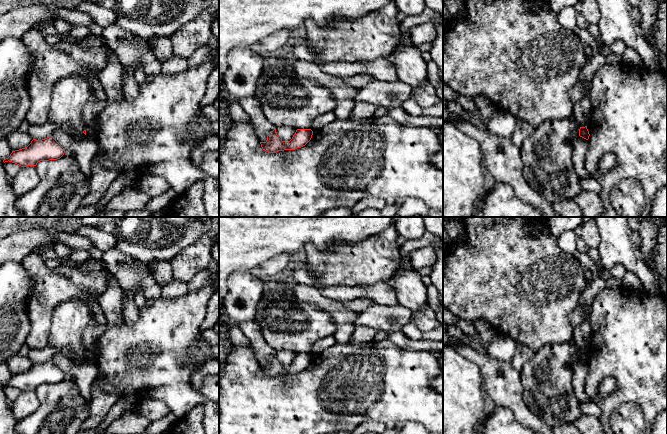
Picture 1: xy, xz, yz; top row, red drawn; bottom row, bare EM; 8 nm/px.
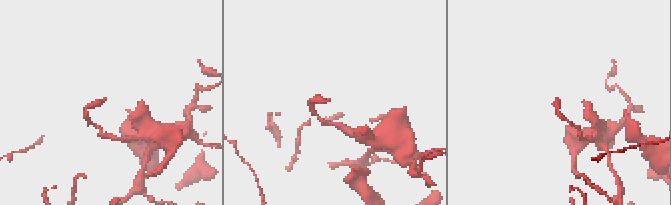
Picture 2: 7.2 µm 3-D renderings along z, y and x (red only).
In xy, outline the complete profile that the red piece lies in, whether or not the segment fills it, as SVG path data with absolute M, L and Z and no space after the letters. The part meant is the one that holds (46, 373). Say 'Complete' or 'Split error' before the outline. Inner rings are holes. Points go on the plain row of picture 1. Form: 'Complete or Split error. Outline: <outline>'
Complete. Outline: M49 360L42 364L33 363L27 371L12 375L3 386L9 385L21 391L36 390L40 385L60 383L64 377L65 372Z

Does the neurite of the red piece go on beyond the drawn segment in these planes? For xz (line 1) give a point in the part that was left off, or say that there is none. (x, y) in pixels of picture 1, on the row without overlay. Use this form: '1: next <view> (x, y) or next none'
1: next none

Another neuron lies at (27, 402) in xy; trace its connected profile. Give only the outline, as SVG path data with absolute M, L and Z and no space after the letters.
M27 390L21 391L17 399L11 403L11 410L16 421L20 421L35 412L39 406L36 390Z

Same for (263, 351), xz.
M255 321L241 322L236 325L249 339L250 347L259 365L266 366L267 360L276 351L266 342L259 325Z

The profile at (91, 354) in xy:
M95 341L91 348L86 350L86 360L95 364L97 363L98 361L97 341Z

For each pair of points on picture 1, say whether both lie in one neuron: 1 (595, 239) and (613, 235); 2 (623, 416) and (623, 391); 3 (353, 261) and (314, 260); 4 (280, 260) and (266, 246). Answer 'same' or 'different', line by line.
1: different
2: different
3: same
4: different

